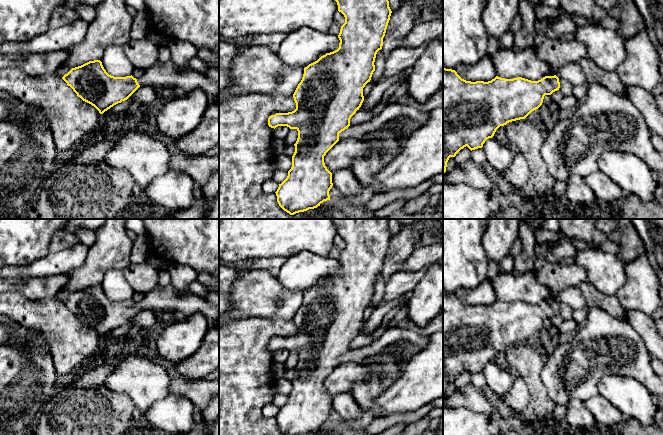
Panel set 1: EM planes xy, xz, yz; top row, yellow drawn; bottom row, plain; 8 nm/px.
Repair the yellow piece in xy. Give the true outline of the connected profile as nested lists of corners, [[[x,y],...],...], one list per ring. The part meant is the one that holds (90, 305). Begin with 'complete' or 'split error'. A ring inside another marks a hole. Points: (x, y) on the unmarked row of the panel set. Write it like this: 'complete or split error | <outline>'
split error | [[[171,283],[148,292],[138,303],[132,299],[111,300],[100,284],[72,292],[62,303],[78,321],[94,330],[100,338],[127,324],[141,310],[157,313],[172,308],[184,318],[194,313],[203,314],[210,322],[219,318],[219,306],[209,303],[205,297],[192,294],[187,288],[179,291]]]

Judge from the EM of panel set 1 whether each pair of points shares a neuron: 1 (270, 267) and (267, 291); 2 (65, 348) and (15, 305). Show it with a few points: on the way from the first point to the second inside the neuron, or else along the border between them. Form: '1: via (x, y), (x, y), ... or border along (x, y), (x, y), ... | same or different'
1: border along (249, 270), (266, 270), (276, 277) | different
2: via (54, 335), (33, 314), (28, 313) | same

